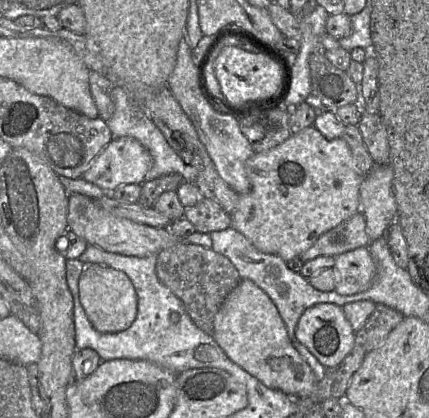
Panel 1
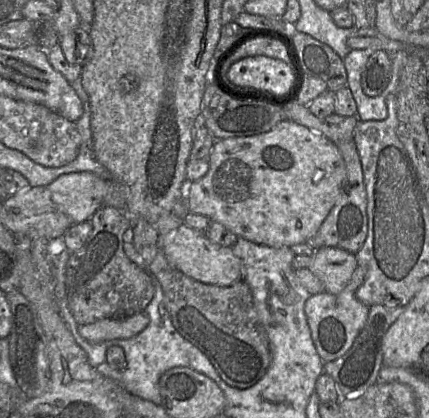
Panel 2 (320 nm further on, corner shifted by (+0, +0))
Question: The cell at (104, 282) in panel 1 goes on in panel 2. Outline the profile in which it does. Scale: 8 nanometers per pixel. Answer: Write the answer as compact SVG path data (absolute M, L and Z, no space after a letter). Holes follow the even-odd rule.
M143 311L123 318L107 318L92 324L79 325L79 334L91 343L107 340L129 339L142 332L149 324L149 317Z

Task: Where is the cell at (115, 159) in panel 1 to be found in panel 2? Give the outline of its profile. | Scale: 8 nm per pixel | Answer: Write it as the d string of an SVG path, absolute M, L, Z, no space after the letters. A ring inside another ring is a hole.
M90 172L69 173L58 177L47 188L56 207L65 213L73 224L78 224L90 222L96 211L103 206L107 180Z

